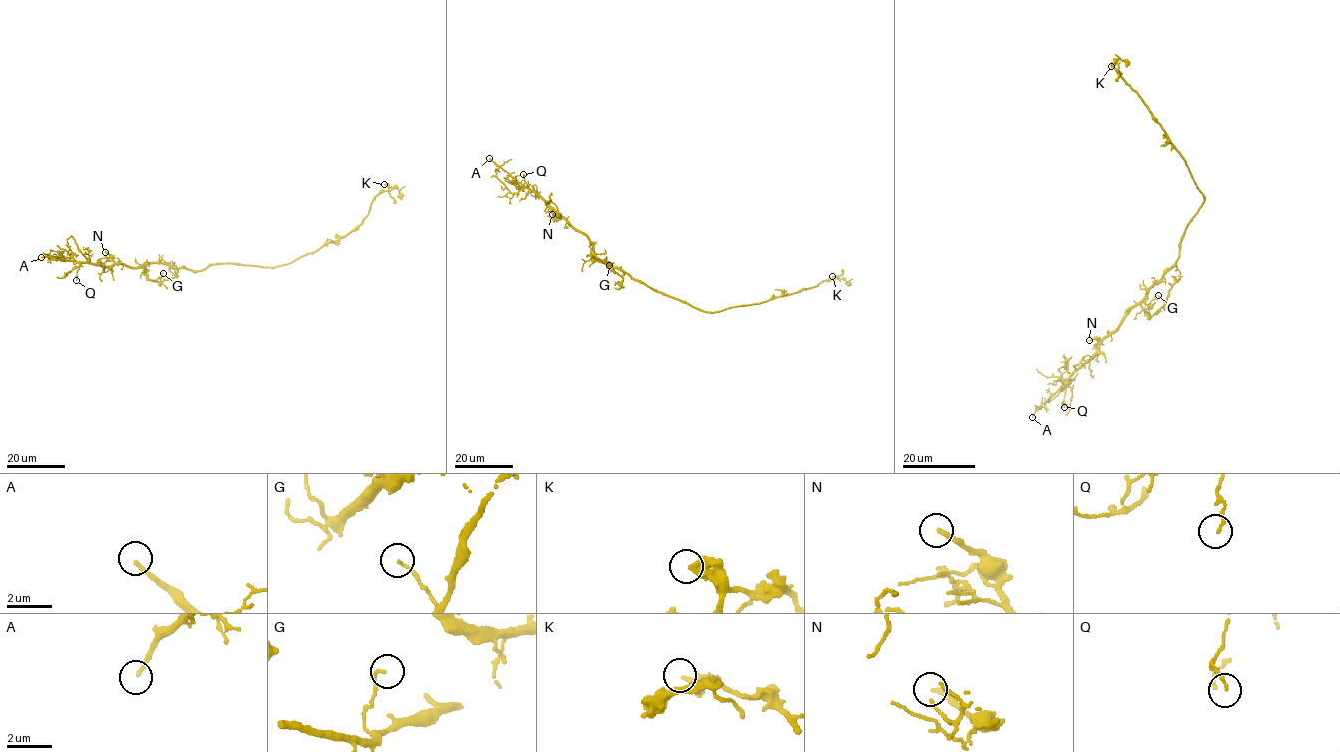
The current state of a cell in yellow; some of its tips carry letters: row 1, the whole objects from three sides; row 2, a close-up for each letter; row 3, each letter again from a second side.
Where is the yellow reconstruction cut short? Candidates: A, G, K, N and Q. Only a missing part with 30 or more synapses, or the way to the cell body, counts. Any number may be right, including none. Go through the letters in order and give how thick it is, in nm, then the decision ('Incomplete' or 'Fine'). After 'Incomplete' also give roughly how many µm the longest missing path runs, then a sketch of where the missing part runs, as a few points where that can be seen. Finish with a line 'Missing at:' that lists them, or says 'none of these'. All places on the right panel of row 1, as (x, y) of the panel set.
A: Thickness 180 nm. Incomplete. Missing length about 50 µm
G: Thickness 100 nm. Fine
K: Thickness 240 nm. Fine
N: Thickness 190 nm. Fine
Q: Thickness 130 nm. Fine
Missing at: A

